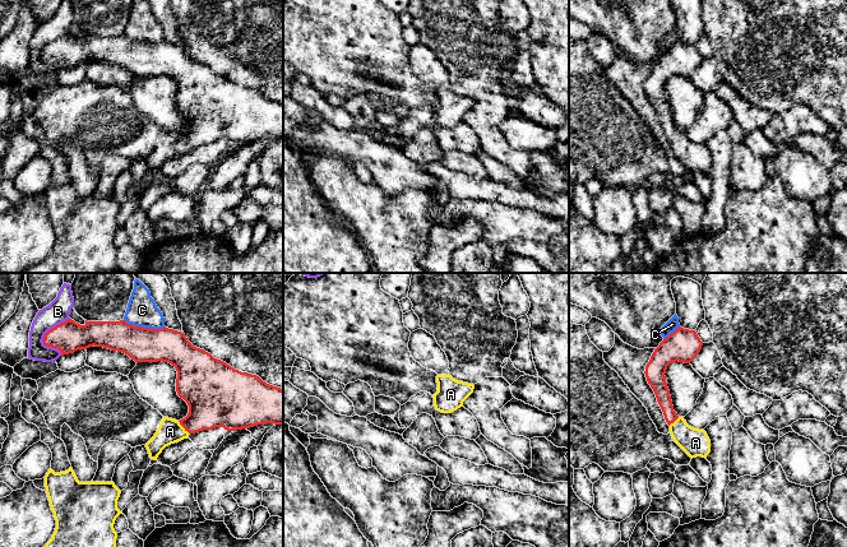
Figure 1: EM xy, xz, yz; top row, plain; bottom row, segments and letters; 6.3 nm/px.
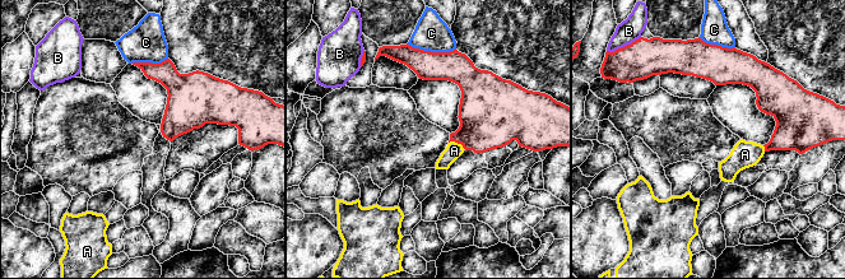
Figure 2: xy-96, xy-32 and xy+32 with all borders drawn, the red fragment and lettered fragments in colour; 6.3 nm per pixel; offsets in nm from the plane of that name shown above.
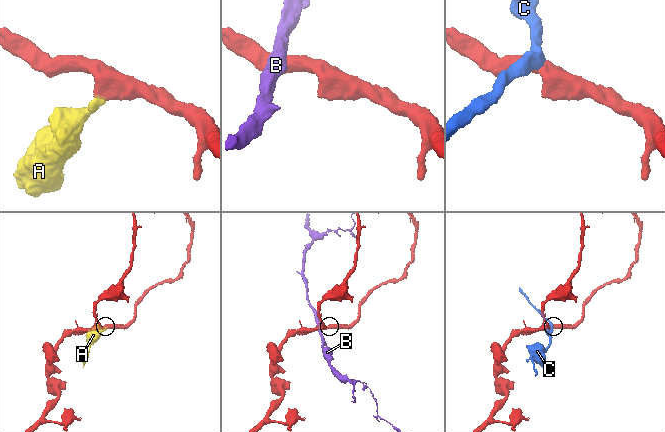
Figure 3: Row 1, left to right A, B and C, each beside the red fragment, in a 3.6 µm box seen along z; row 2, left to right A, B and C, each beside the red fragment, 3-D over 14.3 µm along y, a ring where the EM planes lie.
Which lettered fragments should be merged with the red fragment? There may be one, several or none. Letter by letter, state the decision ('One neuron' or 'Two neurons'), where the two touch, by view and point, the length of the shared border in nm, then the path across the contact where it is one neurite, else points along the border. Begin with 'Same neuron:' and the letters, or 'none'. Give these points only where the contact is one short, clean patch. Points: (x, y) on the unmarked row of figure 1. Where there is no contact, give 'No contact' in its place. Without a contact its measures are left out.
Same neuron: A
A: One neuron. Touches red at xy (183, 140). Shared border 120 nm. Path across: xy (213, 115), (189, 139), (183, 140), (170, 145)
B: Two neurons. Touches red at xy (44, 51). Shared border 240 nm. Boundary: xy (69, 32), (52, 41), (42, 55), (55, 61), (60, 69)
C: Two neurons. Touches red at xy (144, 42). Shared border 260 nm. Boundary: xy (124, 33), (134, 40), (165, 41)

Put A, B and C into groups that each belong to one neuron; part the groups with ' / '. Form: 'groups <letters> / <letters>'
groups A / B / C

